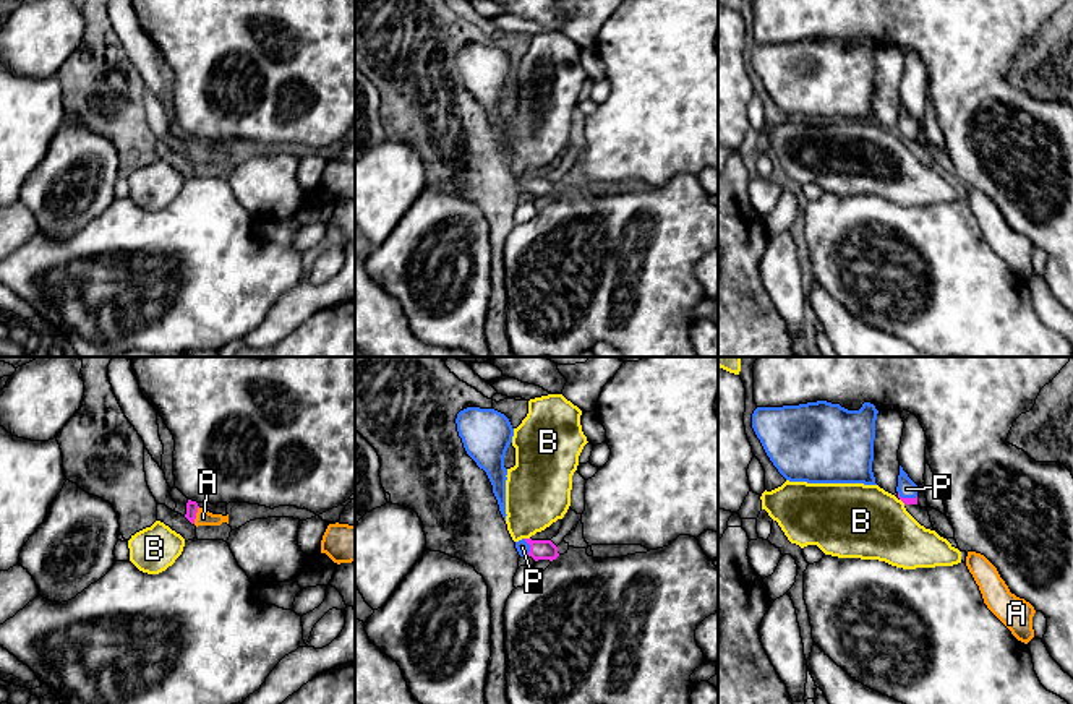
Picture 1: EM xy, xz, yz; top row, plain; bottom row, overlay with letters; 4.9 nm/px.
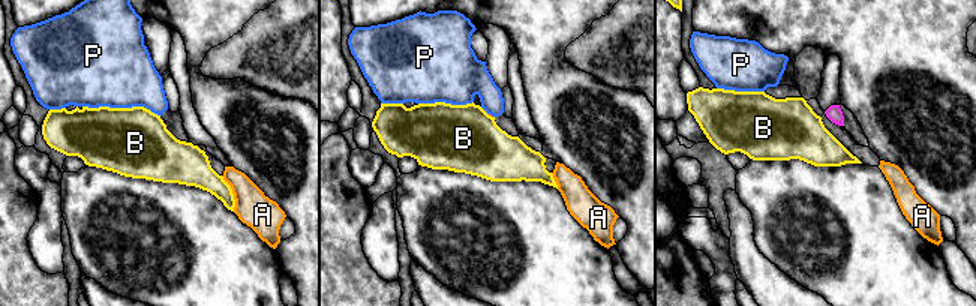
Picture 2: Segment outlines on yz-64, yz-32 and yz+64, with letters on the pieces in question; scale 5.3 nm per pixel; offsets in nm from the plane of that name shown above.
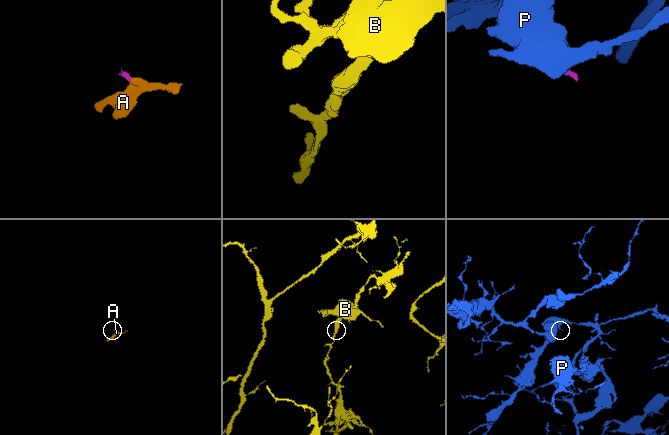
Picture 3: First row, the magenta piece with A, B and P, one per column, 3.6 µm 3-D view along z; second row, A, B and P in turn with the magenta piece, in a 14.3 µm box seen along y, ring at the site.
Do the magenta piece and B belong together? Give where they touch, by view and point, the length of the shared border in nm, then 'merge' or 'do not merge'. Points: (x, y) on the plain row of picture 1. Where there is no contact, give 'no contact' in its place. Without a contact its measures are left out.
xz (527, 176) | 30 nm | do not merge

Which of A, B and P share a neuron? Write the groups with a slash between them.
A P / B

